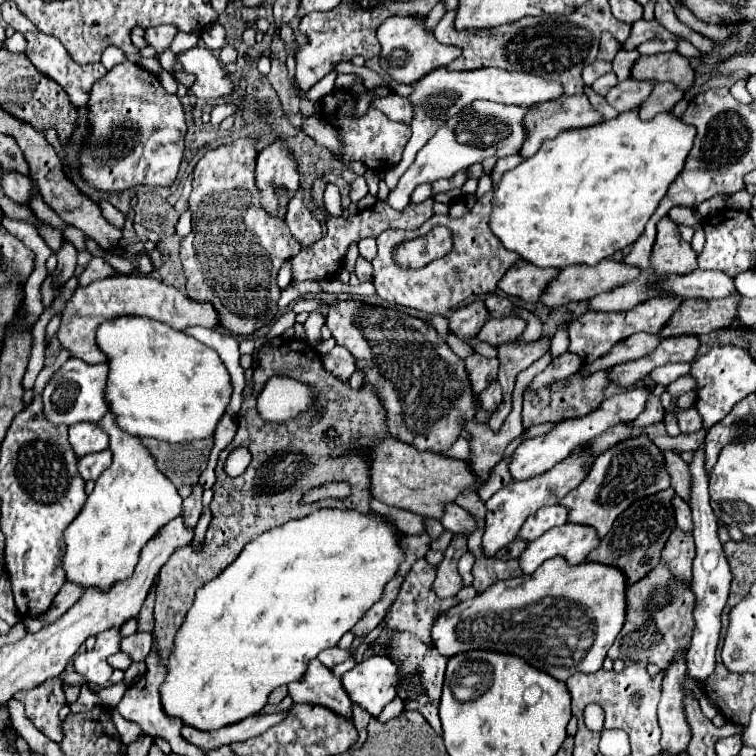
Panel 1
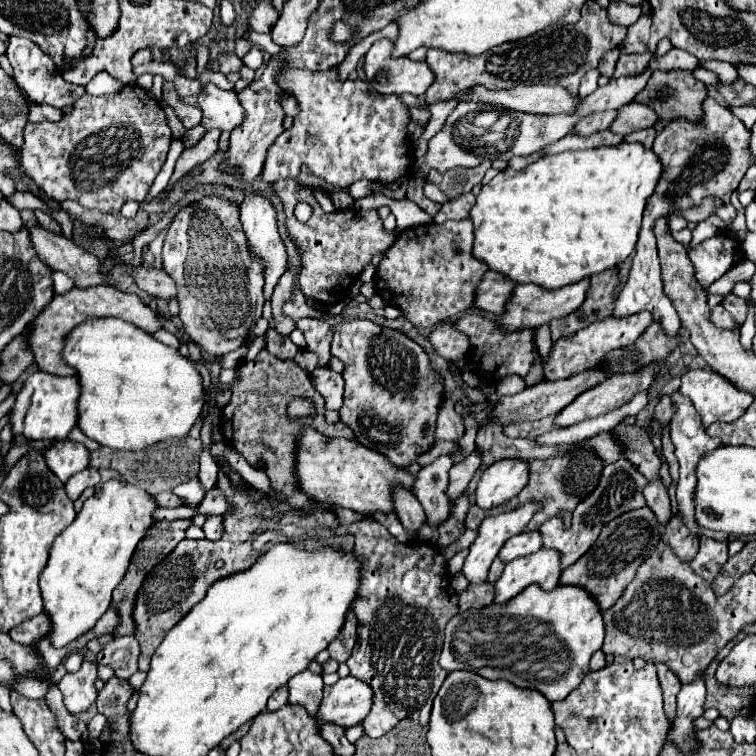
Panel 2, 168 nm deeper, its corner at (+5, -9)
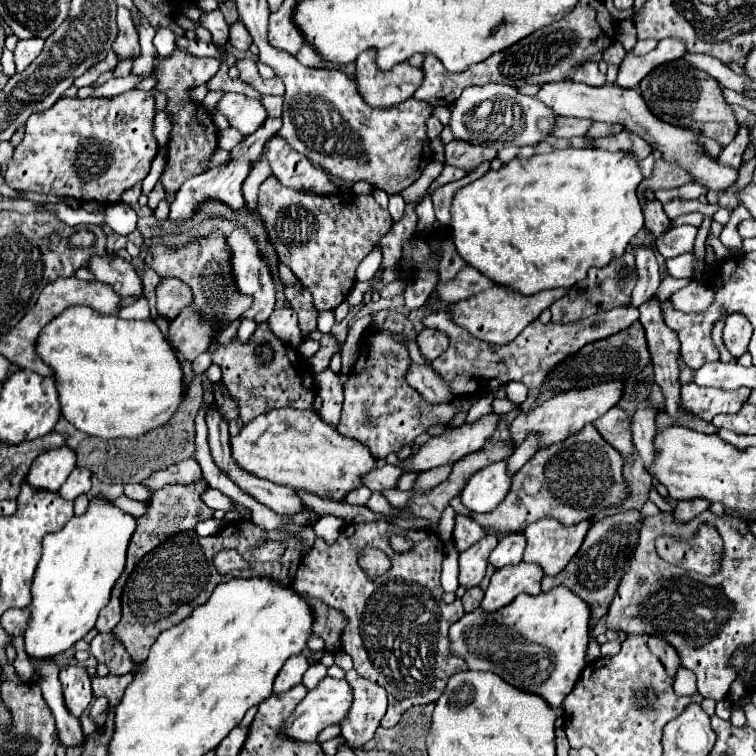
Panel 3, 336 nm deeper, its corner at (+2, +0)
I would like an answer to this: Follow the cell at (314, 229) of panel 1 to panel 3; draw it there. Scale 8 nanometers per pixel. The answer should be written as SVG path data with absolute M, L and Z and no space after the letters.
M273 311L269 317L269 329L291 349L297 349L297 345L303 341L303 335L297 327L297 315L293 311Z

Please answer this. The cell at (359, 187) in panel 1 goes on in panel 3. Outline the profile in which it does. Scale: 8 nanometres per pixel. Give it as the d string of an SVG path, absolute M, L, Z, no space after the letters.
M279 135L267 141L265 153L273 169L273 175L285 187L289 189L309 187L309 189L315 189L319 195L335 195L339 191L339 187L331 183L325 171L311 165L309 159L305 159L297 151L291 151L291 147Z

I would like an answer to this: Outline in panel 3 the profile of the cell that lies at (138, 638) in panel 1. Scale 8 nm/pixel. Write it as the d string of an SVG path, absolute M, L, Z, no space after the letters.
M99 633L90 643L89 651L98 662L107 665L110 674L125 675L135 667L131 655L115 633Z

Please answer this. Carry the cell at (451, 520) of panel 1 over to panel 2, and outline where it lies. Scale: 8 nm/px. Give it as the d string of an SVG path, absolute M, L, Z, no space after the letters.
M438 456L432 464L424 466L410 488L410 492L418 498L422 504L428 520L432 526L438 526L438 522L446 520L450 500L446 498L446 486L448 486L448 470L452 468L450 456Z

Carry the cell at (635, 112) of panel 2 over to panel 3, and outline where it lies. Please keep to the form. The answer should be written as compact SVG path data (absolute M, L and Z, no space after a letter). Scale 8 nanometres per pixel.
M593 123L591 125L591 129L587 131L587 135L589 137L607 137L607 135L613 135L613 133L617 133L617 131L621 131L621 127L619 125L611 125L611 123Z

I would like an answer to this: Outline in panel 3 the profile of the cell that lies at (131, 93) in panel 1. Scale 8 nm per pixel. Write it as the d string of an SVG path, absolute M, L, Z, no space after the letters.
M131 89L115 97L61 97L47 111L31 115L25 137L15 147L5 181L13 189L73 197L77 201L119 203L121 195L141 183L157 155L153 119L157 107L149 91Z

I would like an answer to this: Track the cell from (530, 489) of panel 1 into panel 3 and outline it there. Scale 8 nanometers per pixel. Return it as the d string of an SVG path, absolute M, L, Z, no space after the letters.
M485 535L481 541L471 545L467 551L459 555L459 585L463 587L475 587L483 581L485 569L487 569L487 559L493 547L499 543L497 535Z

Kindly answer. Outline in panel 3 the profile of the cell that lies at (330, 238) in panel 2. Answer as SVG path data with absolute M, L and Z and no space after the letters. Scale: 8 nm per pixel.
M275 175L267 177L259 189L259 213L269 231L269 239L275 245L281 263L287 265L309 289L313 295L315 307L335 309L341 301L345 301L349 289L355 285L357 265L371 253L373 245L391 229L393 221L387 209L377 205L373 195L355 195L355 193L337 193L337 195L303 195L299 191L291 191L283 187Z

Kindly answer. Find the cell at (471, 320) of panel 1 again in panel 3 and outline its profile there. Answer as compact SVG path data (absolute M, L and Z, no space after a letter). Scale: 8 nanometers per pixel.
M423 329L423 331L417 335L417 343L419 343L421 353L423 353L429 361L437 359L437 357L449 347L447 335L441 335L441 331L435 331L435 329Z

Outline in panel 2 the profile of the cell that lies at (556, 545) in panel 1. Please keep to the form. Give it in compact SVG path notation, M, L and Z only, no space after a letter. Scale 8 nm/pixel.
M538 550L532 556L508 562L502 576L494 584L494 604L506 604L518 596L530 584L538 584L542 590L558 586L560 558L552 550Z

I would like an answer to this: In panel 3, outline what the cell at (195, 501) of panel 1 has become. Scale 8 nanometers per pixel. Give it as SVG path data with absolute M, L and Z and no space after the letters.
M195 459L181 461L177 465L167 467L165 471L155 471L149 479L145 479L145 485L151 489L161 489L163 485L191 485L201 479L201 467Z

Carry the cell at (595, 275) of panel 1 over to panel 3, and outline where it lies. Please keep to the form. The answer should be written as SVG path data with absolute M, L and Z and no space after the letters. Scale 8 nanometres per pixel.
M495 285L483 293L467 299L467 301L451 305L451 315L453 315L455 323L459 323L467 331L471 331L477 339L483 339L483 341L493 343L493 345L507 345L531 321L535 321L541 315L541 311L549 309L551 303L555 303L557 299L567 295L567 291L571 291L571 289L561 287L555 291L543 291L543 293L535 293L535 295L519 295L519 291L513 291L509 287L503 287L503 285Z

